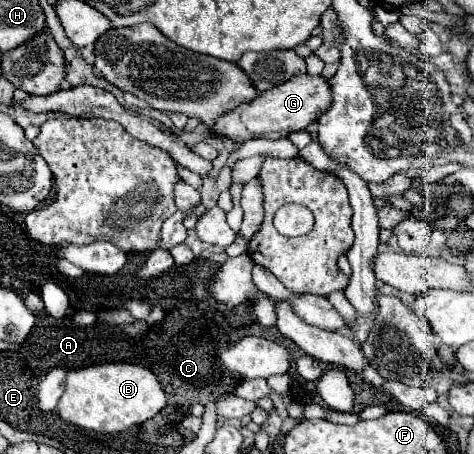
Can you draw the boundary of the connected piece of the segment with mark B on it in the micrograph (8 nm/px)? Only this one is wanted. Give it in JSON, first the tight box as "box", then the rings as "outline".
{"box":[58,361,166,433],"outline":[[[120,361],[68,371],[66,389],[58,401],[58,413],[64,421],[82,429],[96,433],[122,433],[132,425],[140,425],[152,419],[164,405],[166,395],[156,375],[146,367]]]}

